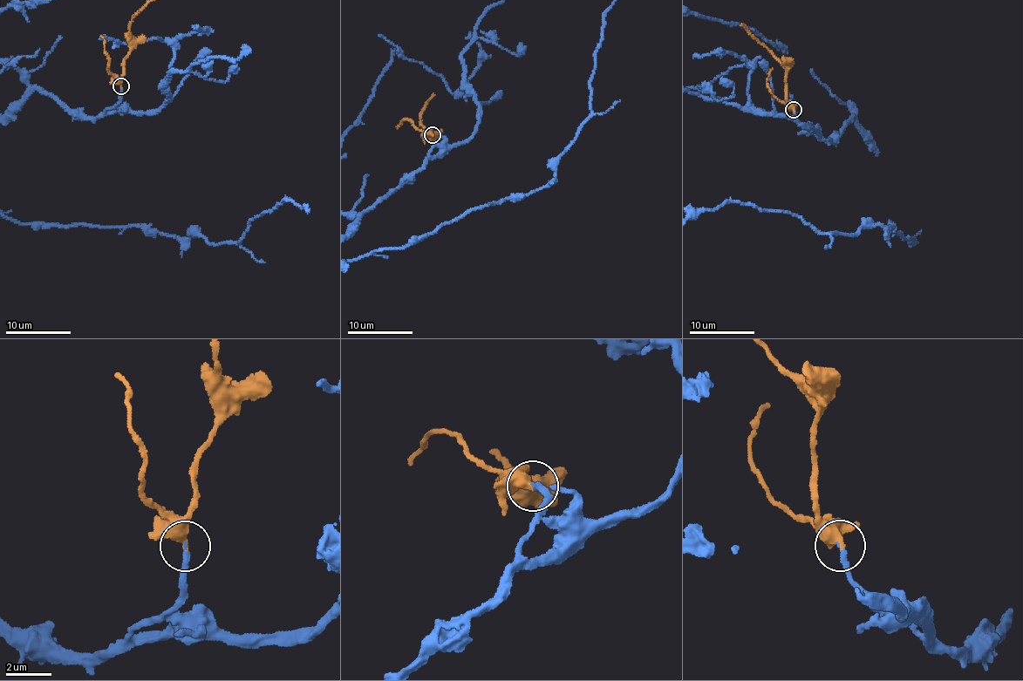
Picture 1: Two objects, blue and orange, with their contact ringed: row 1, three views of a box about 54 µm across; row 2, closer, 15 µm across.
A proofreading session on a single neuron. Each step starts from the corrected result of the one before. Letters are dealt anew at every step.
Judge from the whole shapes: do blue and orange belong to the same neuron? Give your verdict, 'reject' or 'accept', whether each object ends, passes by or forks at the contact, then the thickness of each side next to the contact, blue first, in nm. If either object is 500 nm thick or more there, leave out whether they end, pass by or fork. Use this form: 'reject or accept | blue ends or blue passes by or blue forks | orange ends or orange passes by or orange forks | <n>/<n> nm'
accept | 240/500 nm

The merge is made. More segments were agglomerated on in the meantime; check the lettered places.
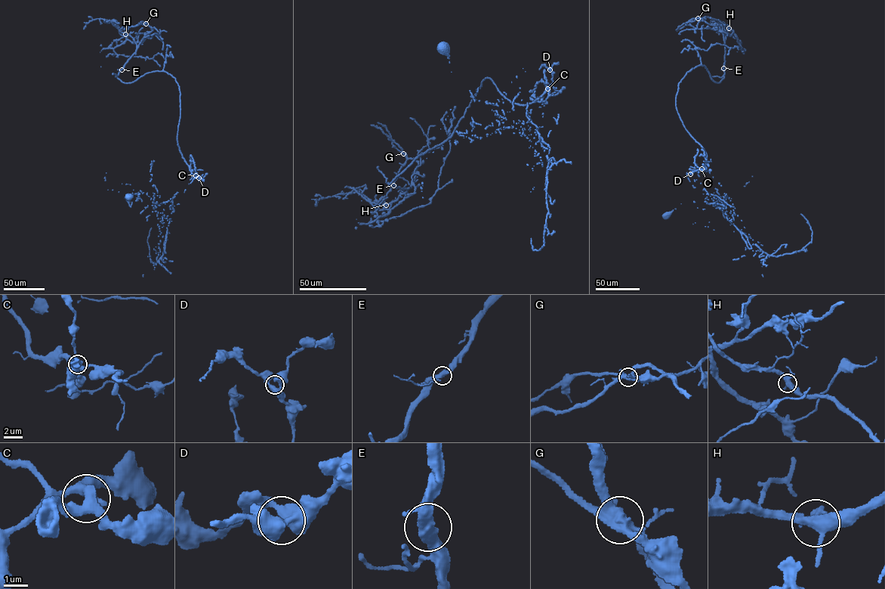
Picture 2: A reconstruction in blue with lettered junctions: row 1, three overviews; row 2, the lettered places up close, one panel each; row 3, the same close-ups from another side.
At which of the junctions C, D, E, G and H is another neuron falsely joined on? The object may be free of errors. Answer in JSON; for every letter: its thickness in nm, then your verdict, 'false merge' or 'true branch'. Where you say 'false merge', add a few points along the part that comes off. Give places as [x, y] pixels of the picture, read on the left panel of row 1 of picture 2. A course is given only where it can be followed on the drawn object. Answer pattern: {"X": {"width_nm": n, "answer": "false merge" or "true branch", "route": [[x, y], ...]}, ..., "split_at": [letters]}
{"C": {"width_nm": 400, "answer": "true branch"}, "D": {"width_nm": 400, "answer": "true branch"}, "E": {"width_nm": 400, "answer": "true branch"}, "G": {"width_nm": 420, "answer": "false merge", "route": [[146, 23], [151, 31], [117, 78], [163, 71], [175, 79], [177, 144], [200, 177], [190, 183]]}, "H": {"width_nm": 400, "answer": "true branch"}, "split_at": ["G"]}

